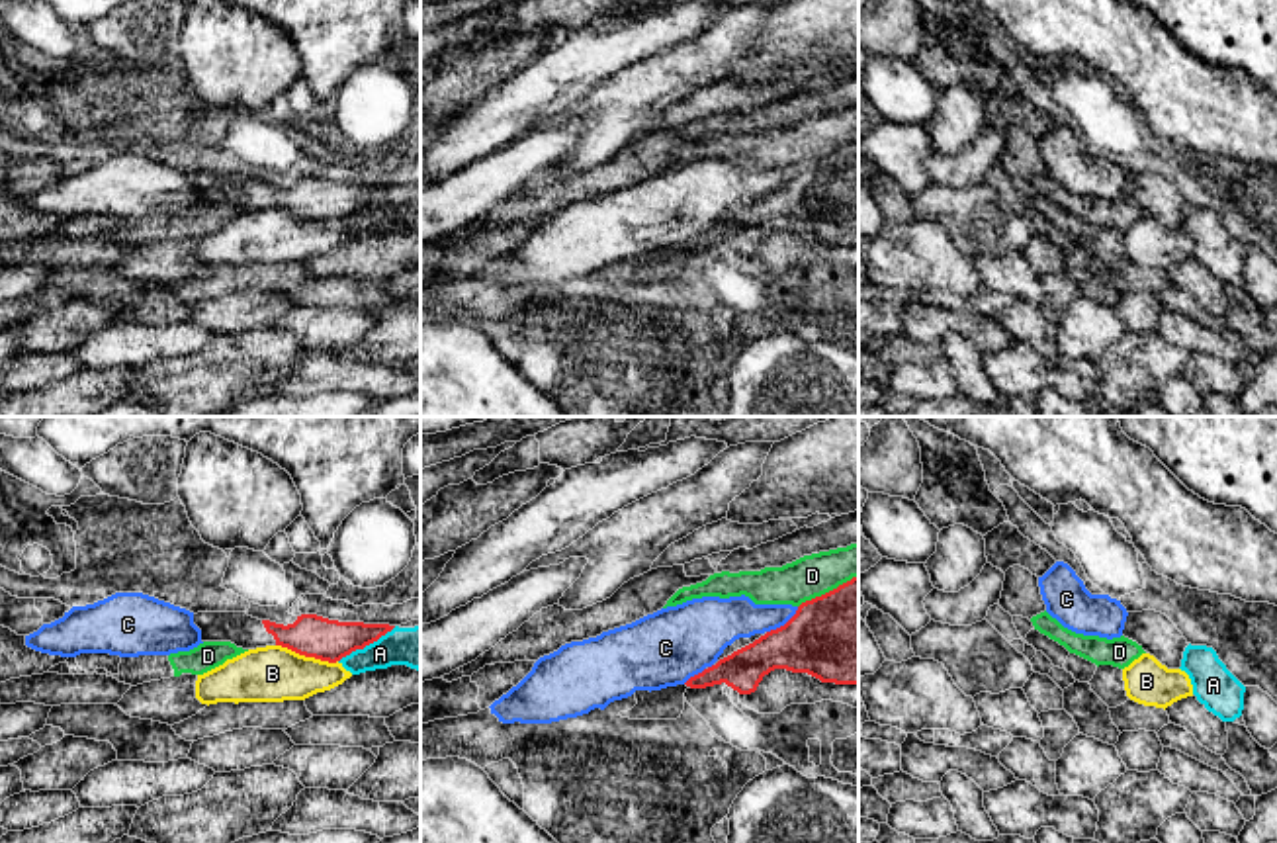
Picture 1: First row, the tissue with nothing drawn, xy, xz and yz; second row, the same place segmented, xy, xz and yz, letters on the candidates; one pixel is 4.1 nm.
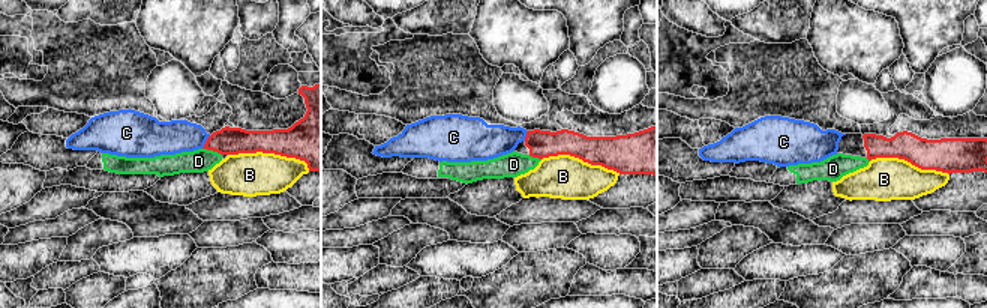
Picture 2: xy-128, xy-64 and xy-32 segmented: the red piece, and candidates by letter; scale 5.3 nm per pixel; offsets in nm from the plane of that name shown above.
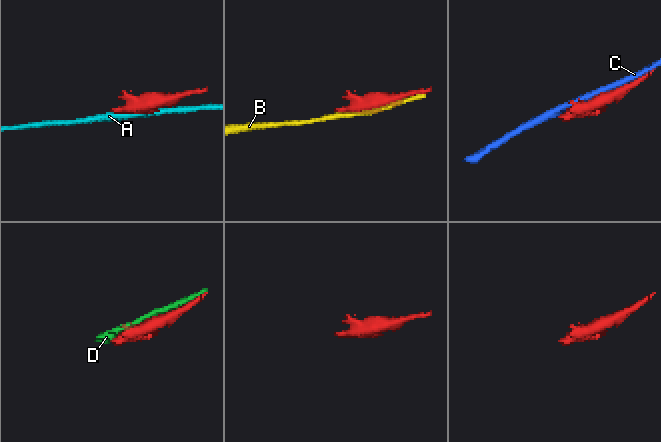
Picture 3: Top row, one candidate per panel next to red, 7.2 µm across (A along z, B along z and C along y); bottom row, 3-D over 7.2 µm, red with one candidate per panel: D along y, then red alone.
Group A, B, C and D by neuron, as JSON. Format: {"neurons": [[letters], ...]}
{"neurons": [["A"], ["B"], ["C"], ["D"]]}

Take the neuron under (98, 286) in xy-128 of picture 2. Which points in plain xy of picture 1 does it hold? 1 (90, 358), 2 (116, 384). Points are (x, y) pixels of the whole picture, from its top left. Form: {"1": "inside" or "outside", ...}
{"1": "outside", "2": "inside"}

